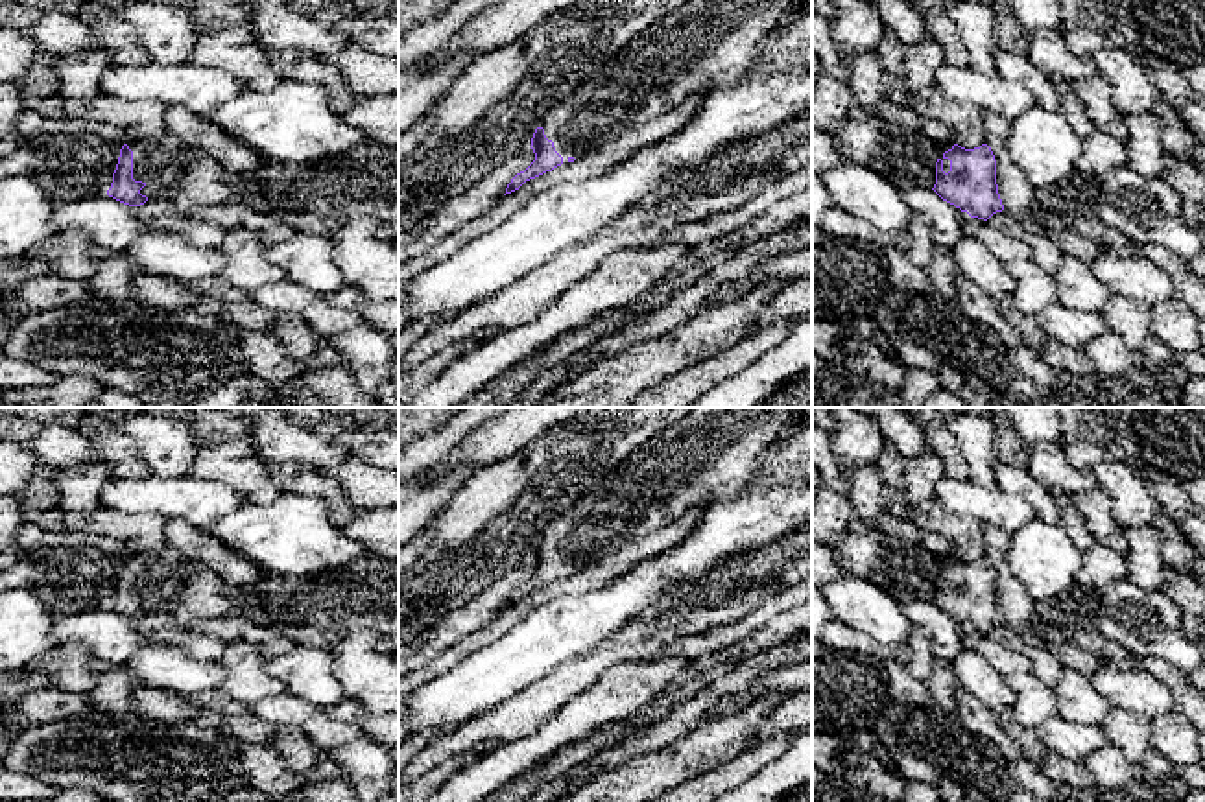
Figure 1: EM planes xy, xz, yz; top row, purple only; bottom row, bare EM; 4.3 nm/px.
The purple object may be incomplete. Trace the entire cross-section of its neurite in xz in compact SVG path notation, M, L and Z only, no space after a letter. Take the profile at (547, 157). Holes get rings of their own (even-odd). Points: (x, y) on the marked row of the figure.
M686 0L592 68L583 85L539 122L530 146L535 160L511 179L506 194L674 111L690 94L698 92L703 100L710 90L738 85L751 70L766 35L790 13L810 6L812 0Z

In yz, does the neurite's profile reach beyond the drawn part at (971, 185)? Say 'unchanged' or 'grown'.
grown

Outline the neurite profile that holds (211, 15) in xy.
M190 0L194 17L201 33L218 33L240 24L251 17L251 6L229 0Z

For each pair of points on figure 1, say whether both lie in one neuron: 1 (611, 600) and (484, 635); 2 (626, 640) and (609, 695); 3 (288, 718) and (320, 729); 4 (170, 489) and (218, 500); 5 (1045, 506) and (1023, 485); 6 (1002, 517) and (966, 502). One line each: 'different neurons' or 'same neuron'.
1: different neurons
2: different neurons
3: same neuron
4: same neuron
5: same neuron
6: same neuron

